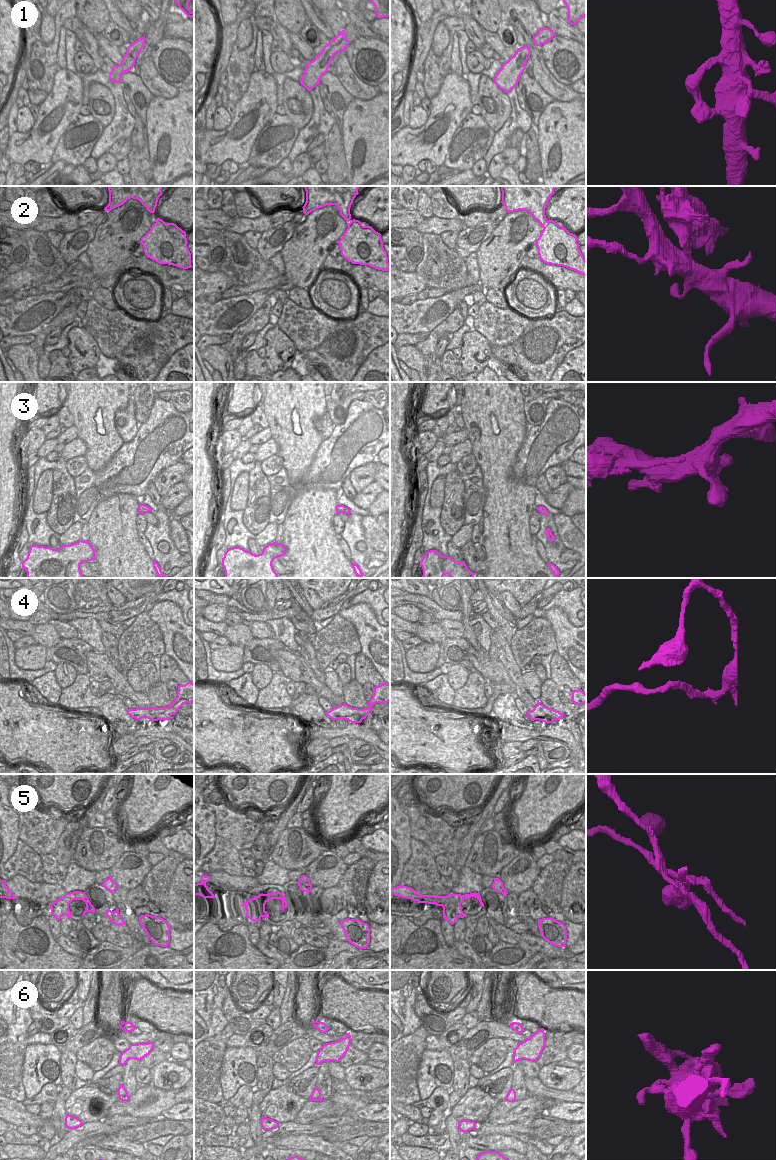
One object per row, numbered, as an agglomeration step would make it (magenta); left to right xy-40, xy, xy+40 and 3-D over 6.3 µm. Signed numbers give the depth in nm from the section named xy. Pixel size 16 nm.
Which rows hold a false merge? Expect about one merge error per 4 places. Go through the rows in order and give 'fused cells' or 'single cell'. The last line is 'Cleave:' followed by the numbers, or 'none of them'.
1: single cell
2: fused cells
3: single cell
4: single cell
5: fused cells
6: single cell
Cleave: 2, 5

